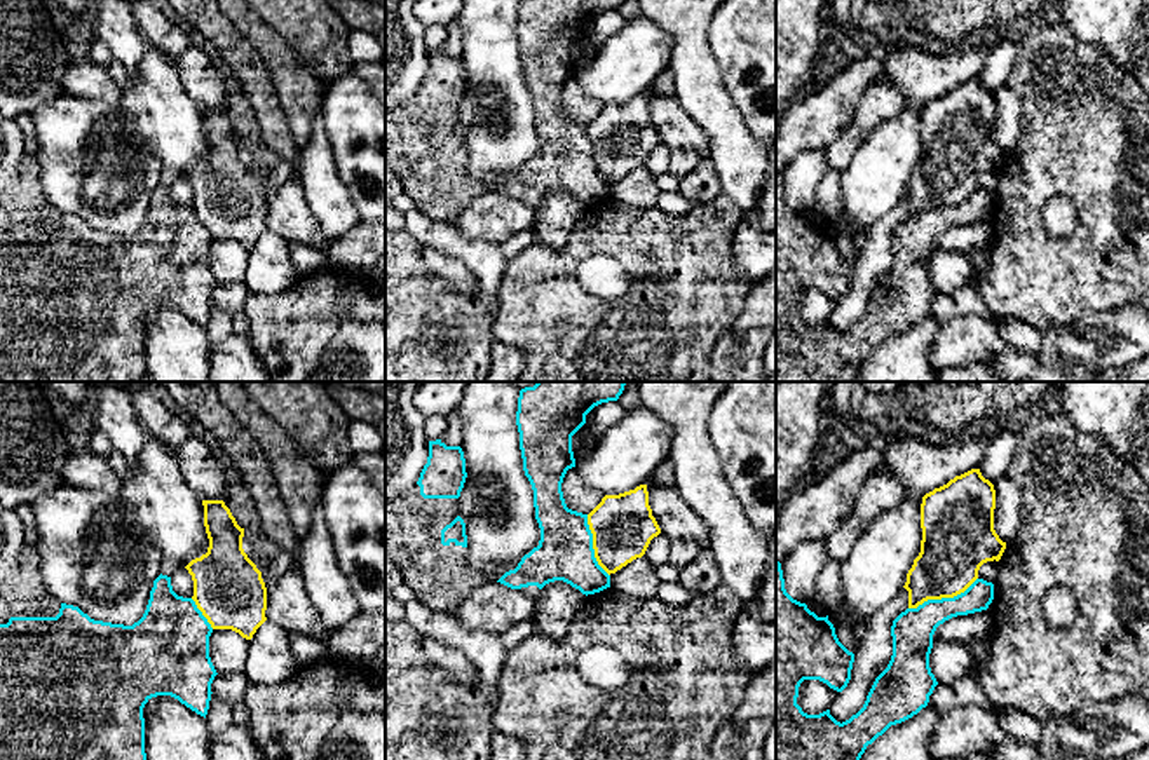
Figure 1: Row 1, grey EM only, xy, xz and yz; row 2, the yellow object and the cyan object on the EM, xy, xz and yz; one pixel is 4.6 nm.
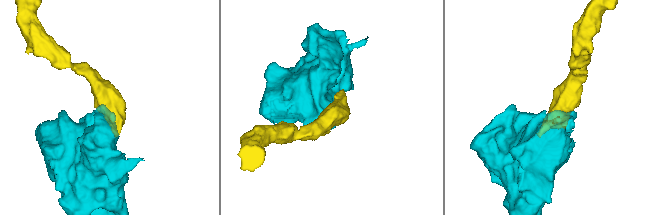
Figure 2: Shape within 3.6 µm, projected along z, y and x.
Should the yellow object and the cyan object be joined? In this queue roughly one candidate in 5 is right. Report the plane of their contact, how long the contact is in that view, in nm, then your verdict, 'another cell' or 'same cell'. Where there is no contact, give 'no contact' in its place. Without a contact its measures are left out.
meets yellow in yz; contact 360 nm long; another cell

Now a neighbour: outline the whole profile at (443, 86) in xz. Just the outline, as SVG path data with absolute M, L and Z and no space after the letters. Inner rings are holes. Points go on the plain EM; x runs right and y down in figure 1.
M429 51L429 66L413 98L394 112L385 112L385 171L403 183L415 209L431 220L455 221L479 195L493 192L467 174L466 132L457 124L467 82L460 56Z

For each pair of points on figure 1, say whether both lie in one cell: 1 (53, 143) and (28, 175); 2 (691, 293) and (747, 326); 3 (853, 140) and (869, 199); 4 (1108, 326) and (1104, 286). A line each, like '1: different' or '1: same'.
1: different
2: different
3: different
4: different

